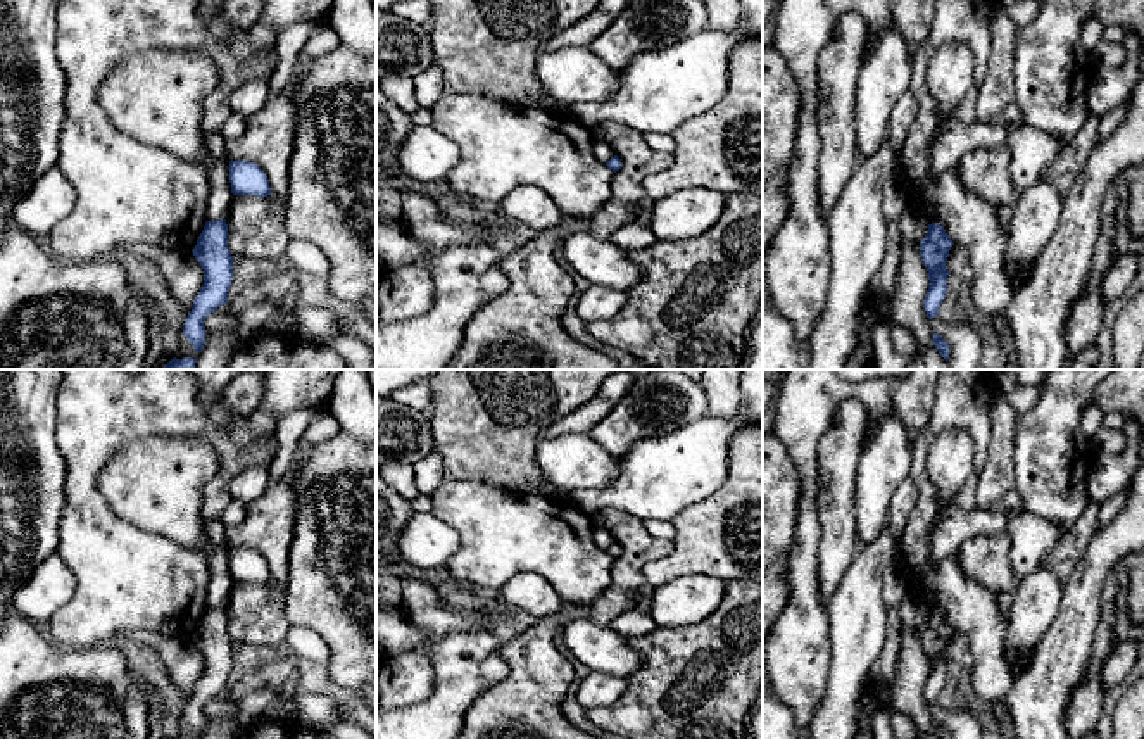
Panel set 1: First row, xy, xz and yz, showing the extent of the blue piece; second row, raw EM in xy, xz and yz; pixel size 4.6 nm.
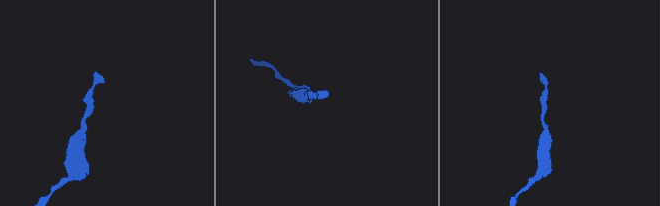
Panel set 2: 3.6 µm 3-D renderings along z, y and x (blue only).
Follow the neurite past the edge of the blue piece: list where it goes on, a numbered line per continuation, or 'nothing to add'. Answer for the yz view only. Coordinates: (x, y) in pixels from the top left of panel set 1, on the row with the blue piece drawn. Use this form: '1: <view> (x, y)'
nothing to add

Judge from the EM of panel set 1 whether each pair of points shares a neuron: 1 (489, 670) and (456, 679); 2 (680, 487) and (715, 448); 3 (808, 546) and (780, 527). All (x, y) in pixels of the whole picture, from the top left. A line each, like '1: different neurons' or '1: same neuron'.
1: different neurons
2: same neuron
3: different neurons

